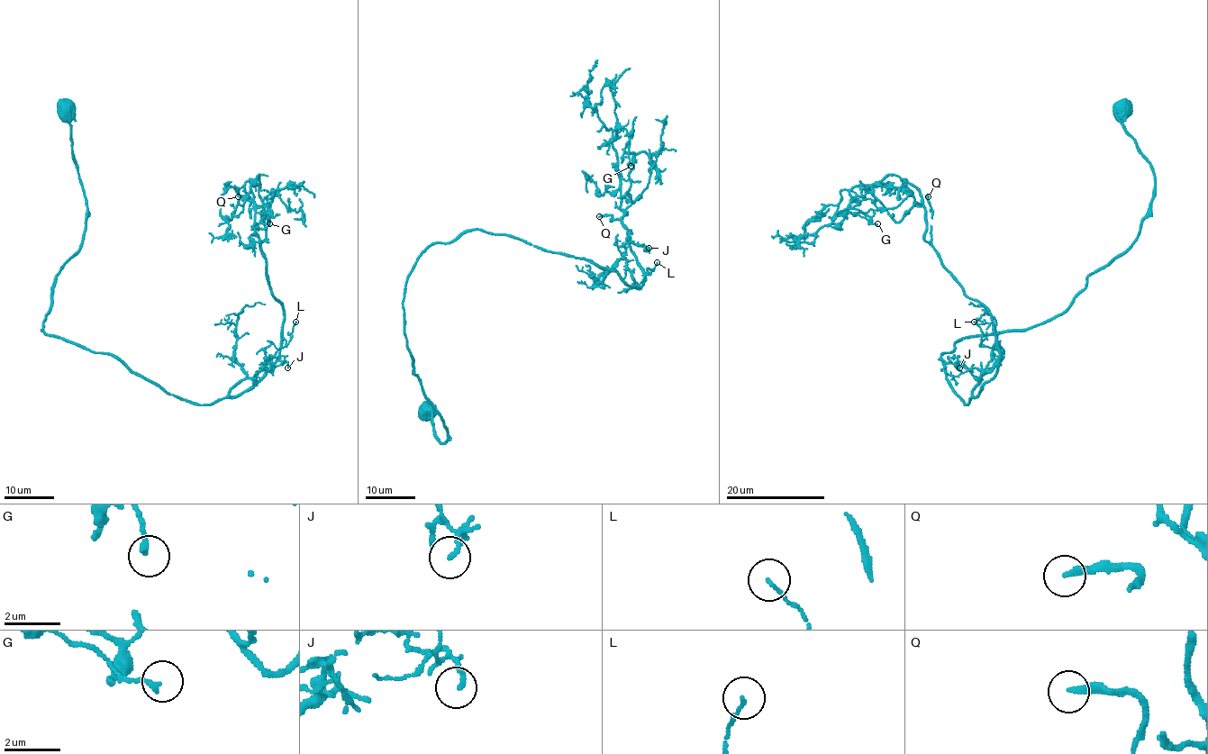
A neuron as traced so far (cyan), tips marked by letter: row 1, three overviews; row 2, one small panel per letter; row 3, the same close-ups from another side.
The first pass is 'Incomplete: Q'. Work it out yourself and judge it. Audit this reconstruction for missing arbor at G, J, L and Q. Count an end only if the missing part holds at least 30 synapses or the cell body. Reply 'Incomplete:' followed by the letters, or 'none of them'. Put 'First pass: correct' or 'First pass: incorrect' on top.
First pass: correct
Incomplete: Q

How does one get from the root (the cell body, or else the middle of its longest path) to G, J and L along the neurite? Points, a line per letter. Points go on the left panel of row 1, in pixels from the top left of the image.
G: (67, 111), (86, 220), (47, 335), (199, 404), (249, 391), (283, 322), (258, 176), (269, 223)
J: (67, 111), (86, 220), (42, 330), (117, 356), (199, 404), (222, 399), (268, 356), (287, 367)
L: (67, 111), (86, 220), (56, 277), (47, 335), (210, 404), (249, 391), (295, 322)

